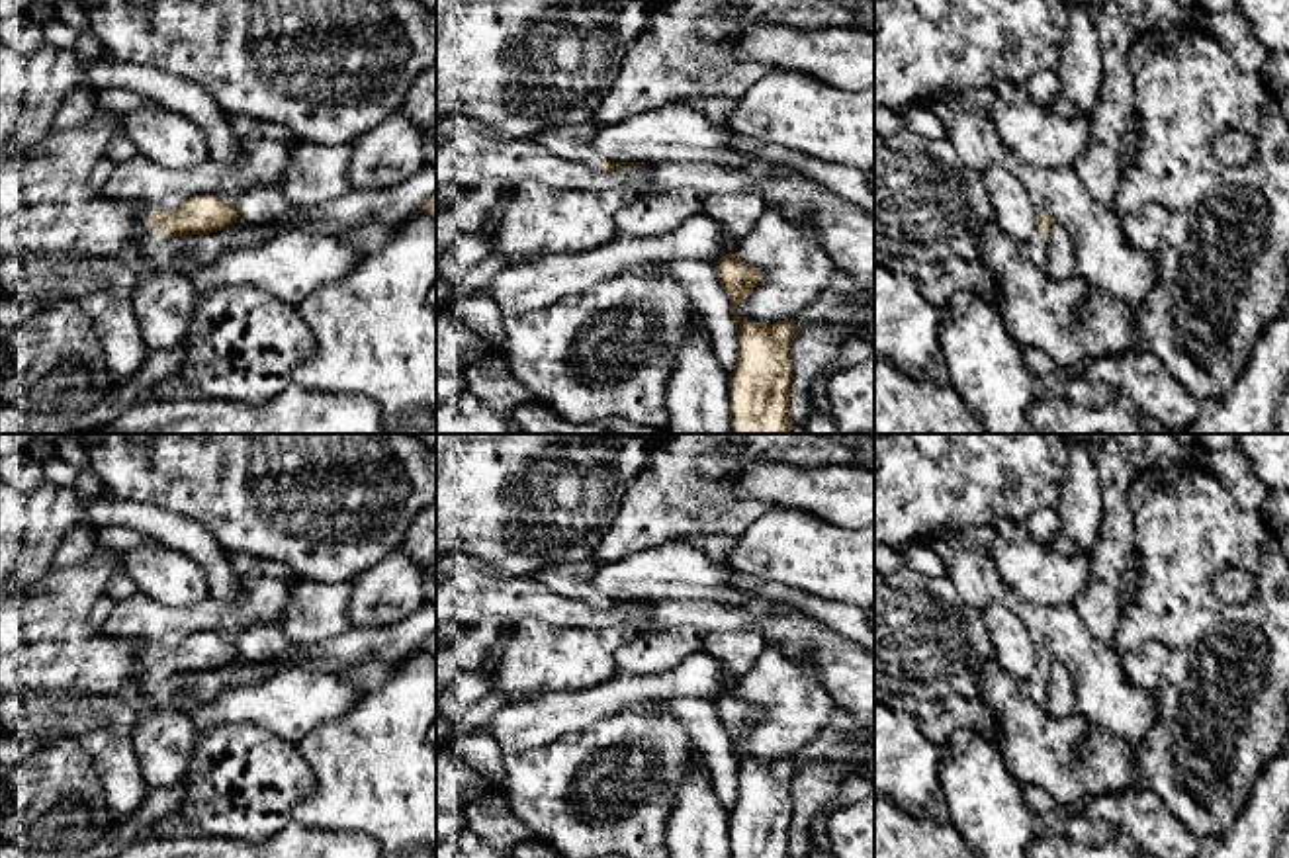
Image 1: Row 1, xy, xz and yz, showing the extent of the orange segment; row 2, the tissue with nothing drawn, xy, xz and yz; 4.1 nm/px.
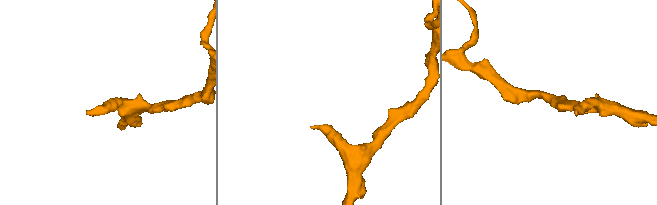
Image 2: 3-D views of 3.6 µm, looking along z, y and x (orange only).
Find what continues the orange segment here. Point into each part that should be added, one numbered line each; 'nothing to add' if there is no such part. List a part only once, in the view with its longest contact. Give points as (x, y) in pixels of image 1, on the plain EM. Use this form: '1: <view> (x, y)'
1: xy (155, 686)

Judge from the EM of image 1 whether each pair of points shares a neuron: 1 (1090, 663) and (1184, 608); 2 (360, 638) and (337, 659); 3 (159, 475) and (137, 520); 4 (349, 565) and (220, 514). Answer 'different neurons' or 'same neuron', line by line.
1: different neurons
2: same neuron
3: different neurons
4: same neuron

